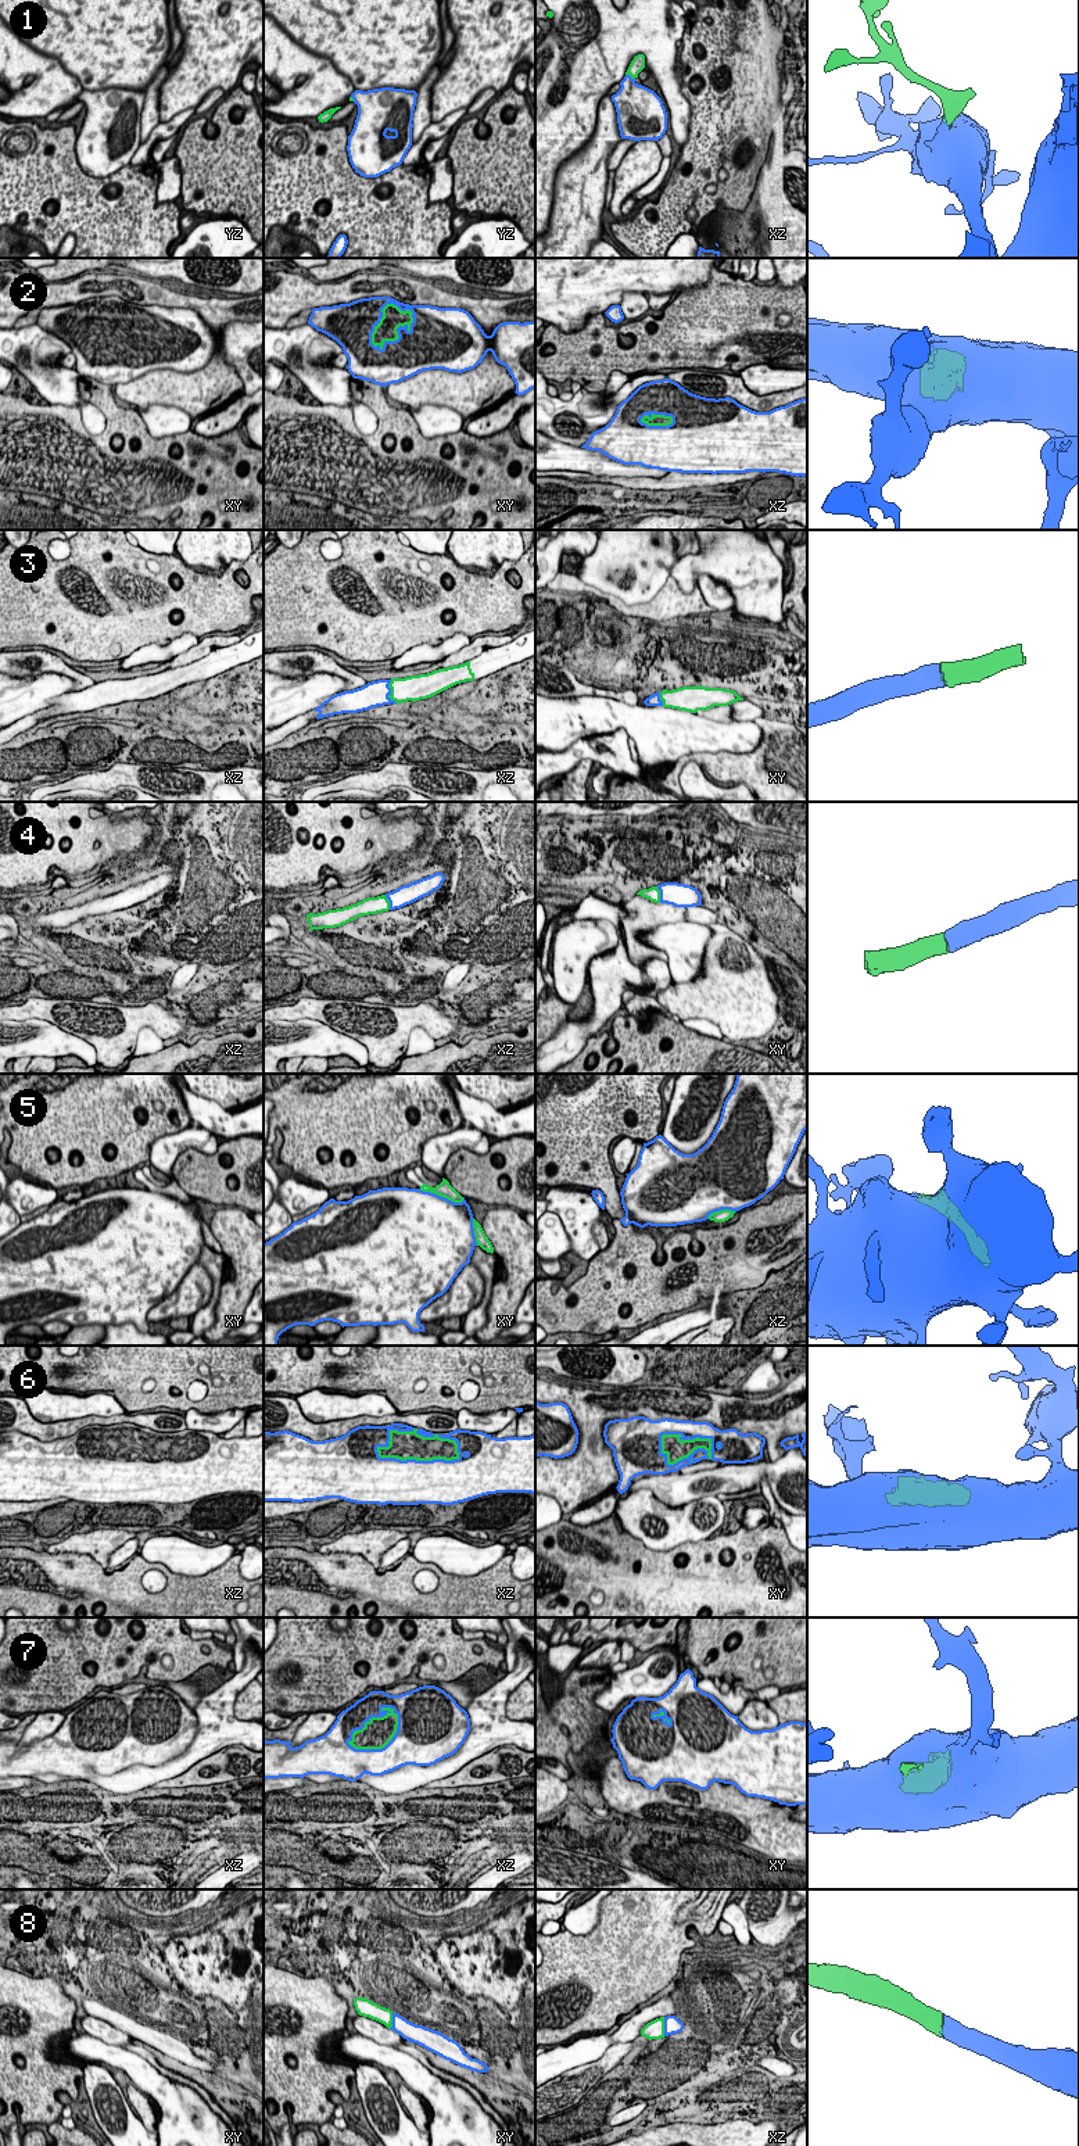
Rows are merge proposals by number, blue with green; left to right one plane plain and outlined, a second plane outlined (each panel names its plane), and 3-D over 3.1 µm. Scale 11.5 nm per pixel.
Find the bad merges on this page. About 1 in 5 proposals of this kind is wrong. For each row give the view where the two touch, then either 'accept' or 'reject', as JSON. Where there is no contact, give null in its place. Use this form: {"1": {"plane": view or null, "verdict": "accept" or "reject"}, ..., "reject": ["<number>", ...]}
{"1": {"plane": "xz", "verdict": "accept"}, "2": {"plane": "xy", "verdict": "accept"}, "3": {"plane": "xz", "verdict": "accept"}, "4": {"plane": "xy", "verdict": "accept"}, "5": {"plane": "xy", "verdict": "reject"}, "6": {"plane": "xz", "verdict": "accept"}, "7": {"plane": "xz", "verdict": "accept"}, "8": {"plane": "xz", "verdict": "accept"}, "reject": ["5"]}

